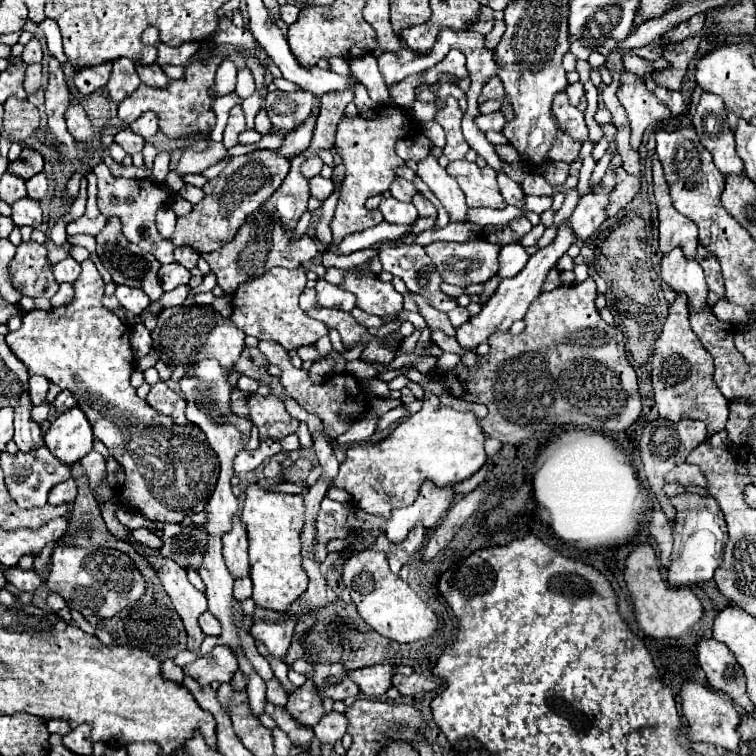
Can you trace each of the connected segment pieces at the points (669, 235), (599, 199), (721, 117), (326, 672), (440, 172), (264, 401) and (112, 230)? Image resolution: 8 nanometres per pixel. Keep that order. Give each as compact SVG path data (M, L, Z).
M652 157L652 171L654 171L654 195L658 205L658 219L660 219L660 251L668 253L676 247L684 251L686 259L694 259L698 247L698 229L690 219L680 215L670 201L668 185L664 181L662 165L658 157Z
M612 167L608 169L608 173L604 175L604 191L598 193L588 193L584 195L574 213L568 219L568 227L572 229L572 233L578 237L578 241L588 241L592 237L592 233L602 225L602 221L606 221L606 213L604 213L604 203L606 203L606 195L608 191L614 187L614 171Z
M712 93L702 95L694 115L694 129L700 143L712 153L714 165L724 177L744 173L742 159L734 149L734 133L730 131L730 125L726 121L722 99Z
M296 659L292 669L296 673L302 673L308 679L312 679L323 699L330 698L334 701L344 701L346 697L358 695L356 683L348 679L348 675L346 675L346 671L340 663L313 665L308 663L306 659Z
M428 155L418 163L418 177L428 185L428 189L438 197L442 207L448 211L452 223L462 223L466 221L468 205L464 199L462 189L458 187L456 179L446 173L444 167L438 165L438 161Z
M252 395L248 399L248 417L258 427L260 439L282 439L296 433L296 419L288 415L284 401L276 395Z
M110 217L104 231L100 231L100 235L96 235L96 251L98 251L98 257L102 261L102 265L110 271L114 283L118 285L128 285L128 287L138 287L142 289L152 301L158 301L160 295L162 295L162 285L160 285L160 279L158 279L158 269L160 269L160 263L156 261L154 255L150 253L140 253L140 249L136 245L130 245L122 231L120 231L120 219L118 217Z

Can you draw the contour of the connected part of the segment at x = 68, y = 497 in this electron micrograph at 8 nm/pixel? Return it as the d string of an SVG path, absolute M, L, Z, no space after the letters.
M68 479L68 481L60 483L60 485L56 485L48 495L50 505L74 503L74 499L76 499L76 483L74 483L74 479Z

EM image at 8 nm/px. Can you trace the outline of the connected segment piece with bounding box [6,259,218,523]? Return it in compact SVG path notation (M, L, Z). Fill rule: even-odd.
M86 259L80 265L82 273L74 281L72 303L64 307L52 307L50 311L32 309L24 313L22 327L18 331L10 331L6 335L6 343L12 349L12 353L28 367L30 375L42 375L54 381L60 389L72 391L76 403L82 407L94 429L94 437L108 447L108 451L118 459L118 463L124 469L126 481L122 487L118 487L120 503L144 513L144 517L152 521L182 523L186 517L204 511L214 491L218 479L218 463L214 461L216 453L210 449L208 443L190 439L192 433L188 435L188 425L184 427L172 425L170 417L160 415L156 409L152 409L144 399L136 395L136 389L130 385L130 375L134 371L136 361L132 359L130 329L120 317L104 309L102 305L104 281L92 259Z

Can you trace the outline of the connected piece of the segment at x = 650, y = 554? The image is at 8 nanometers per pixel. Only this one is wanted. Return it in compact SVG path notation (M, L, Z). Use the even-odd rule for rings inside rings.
M640 545L630 553L630 557L626 559L624 581L634 601L638 627L652 639L678 639L684 633L688 633L704 613L700 599L688 587L682 589L666 587L668 583L662 579L656 553L650 545Z

